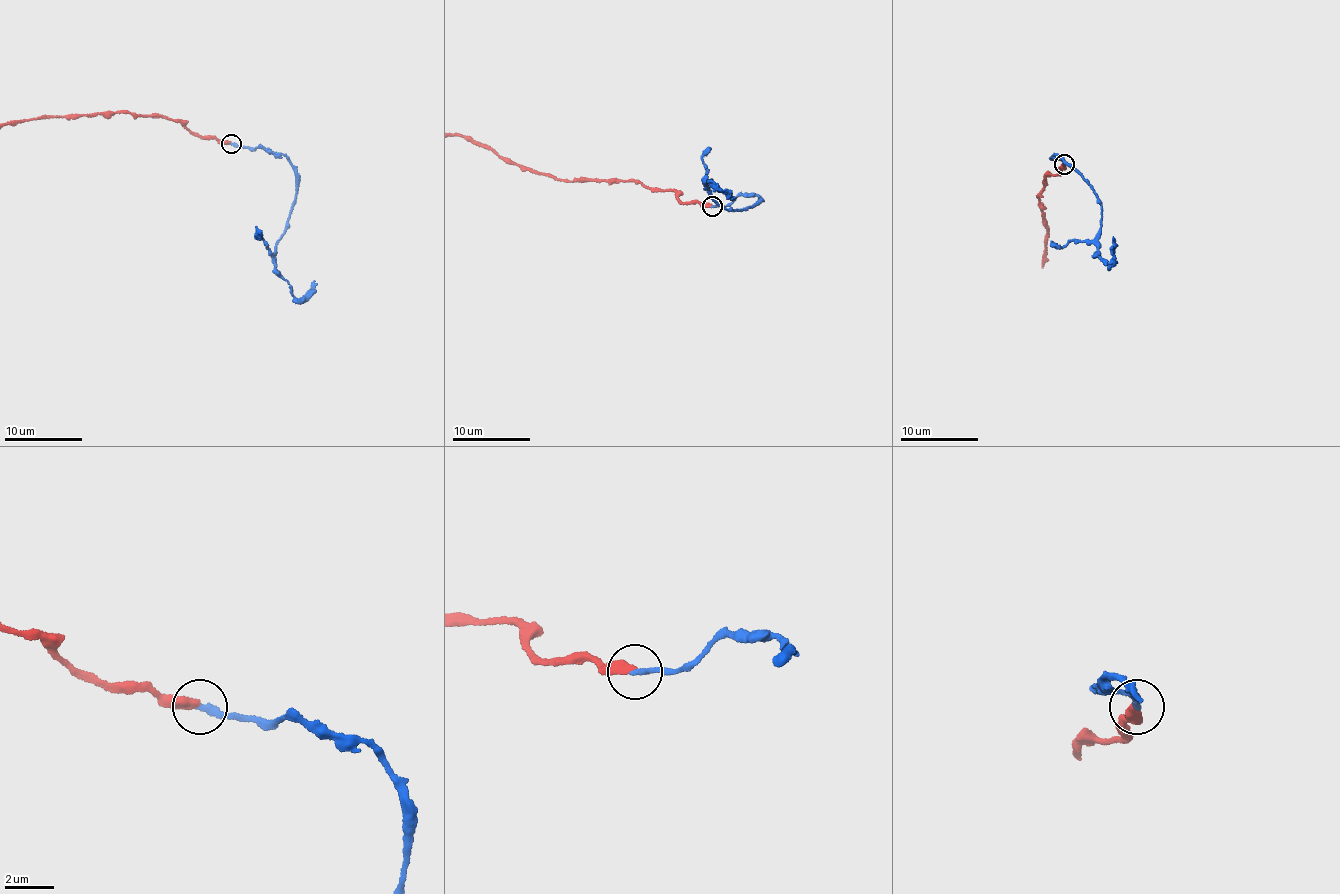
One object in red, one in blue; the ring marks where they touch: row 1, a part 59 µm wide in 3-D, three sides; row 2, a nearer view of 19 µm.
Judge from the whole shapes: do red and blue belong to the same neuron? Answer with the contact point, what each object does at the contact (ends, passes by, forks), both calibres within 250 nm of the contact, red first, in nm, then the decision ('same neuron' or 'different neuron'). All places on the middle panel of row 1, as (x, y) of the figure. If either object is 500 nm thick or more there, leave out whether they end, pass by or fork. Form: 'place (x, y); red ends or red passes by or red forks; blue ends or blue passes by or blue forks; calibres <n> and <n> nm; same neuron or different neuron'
place (712, 206); red ends; blue ends; calibres 360 and 240 nm; same neuron

